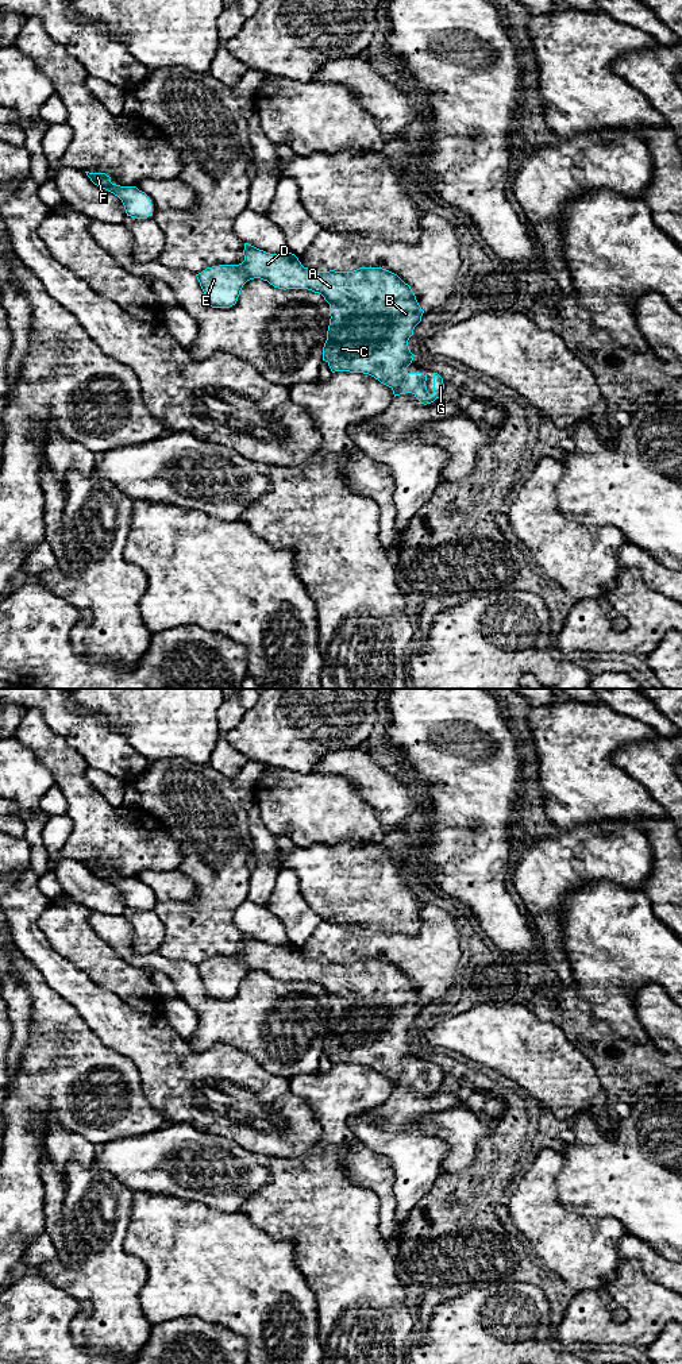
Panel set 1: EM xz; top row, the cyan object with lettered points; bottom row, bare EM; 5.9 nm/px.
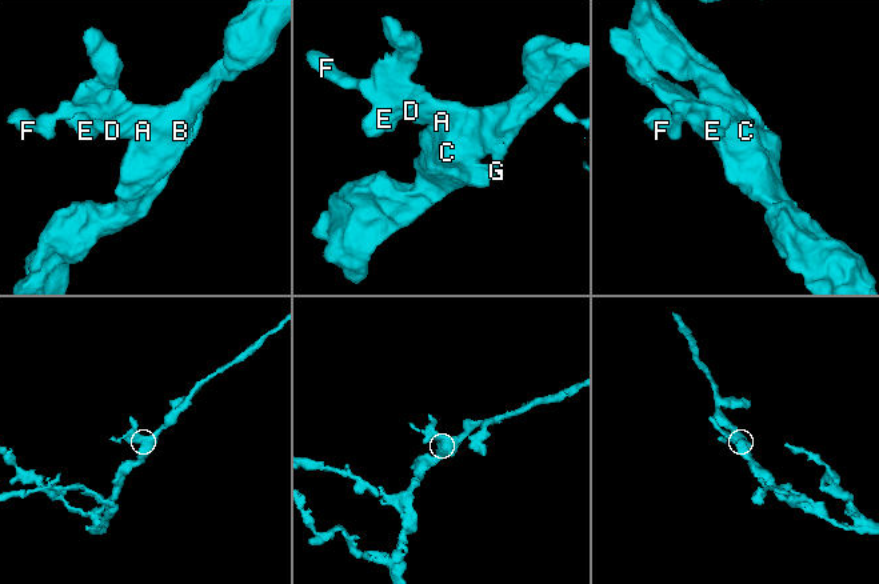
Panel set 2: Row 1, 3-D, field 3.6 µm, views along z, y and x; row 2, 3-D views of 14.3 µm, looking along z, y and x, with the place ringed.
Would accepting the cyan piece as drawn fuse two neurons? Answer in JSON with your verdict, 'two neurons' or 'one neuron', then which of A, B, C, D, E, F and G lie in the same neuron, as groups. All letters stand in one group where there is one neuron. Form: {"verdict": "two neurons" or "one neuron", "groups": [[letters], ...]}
{"verdict": "one neuron", "groups": [["A", "B", "C", "D", "E", "F", "G"]]}

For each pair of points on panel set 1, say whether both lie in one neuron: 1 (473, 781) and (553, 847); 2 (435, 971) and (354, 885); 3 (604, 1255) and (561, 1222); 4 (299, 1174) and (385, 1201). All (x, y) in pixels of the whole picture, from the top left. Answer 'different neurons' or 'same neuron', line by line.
1: different neurons
2: different neurons
3: same neuron
4: different neurons

